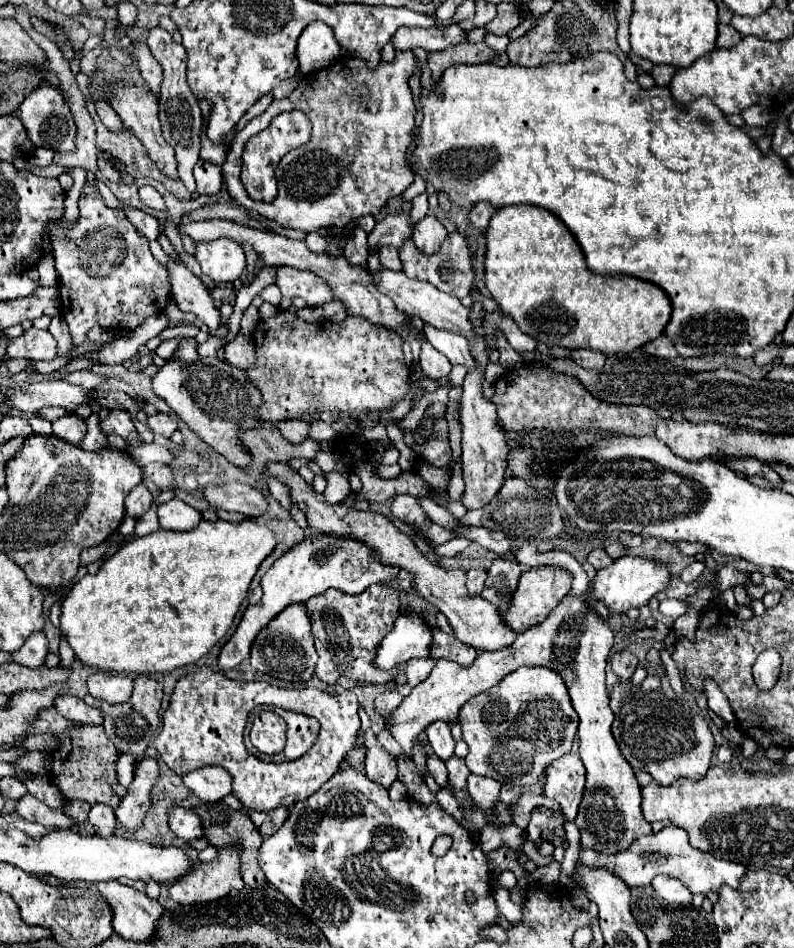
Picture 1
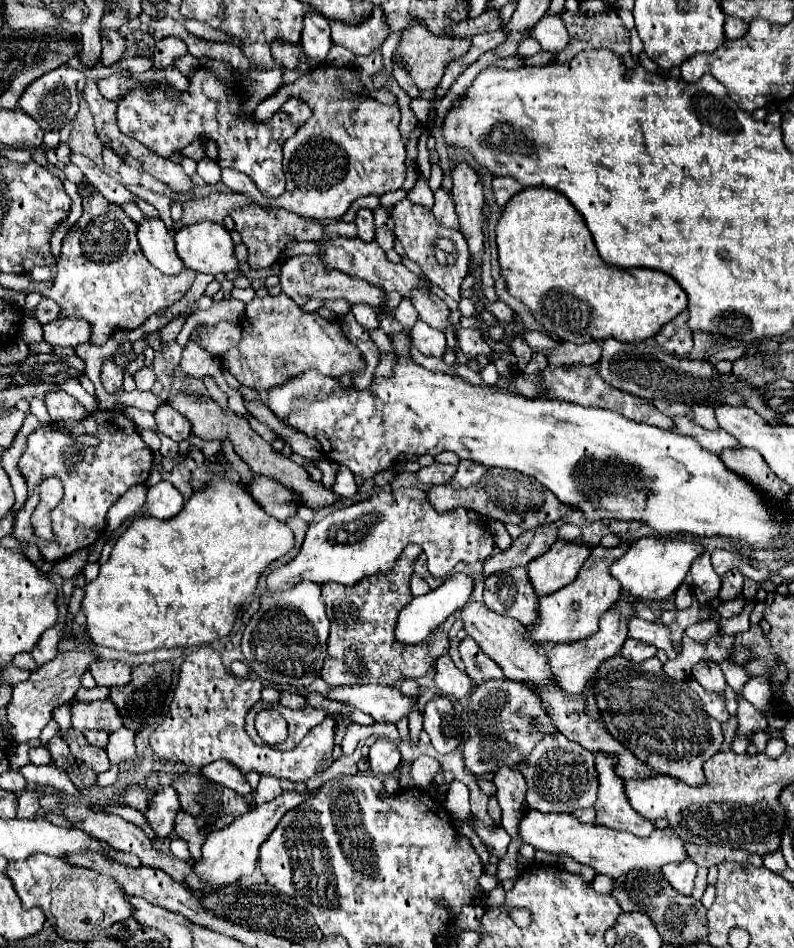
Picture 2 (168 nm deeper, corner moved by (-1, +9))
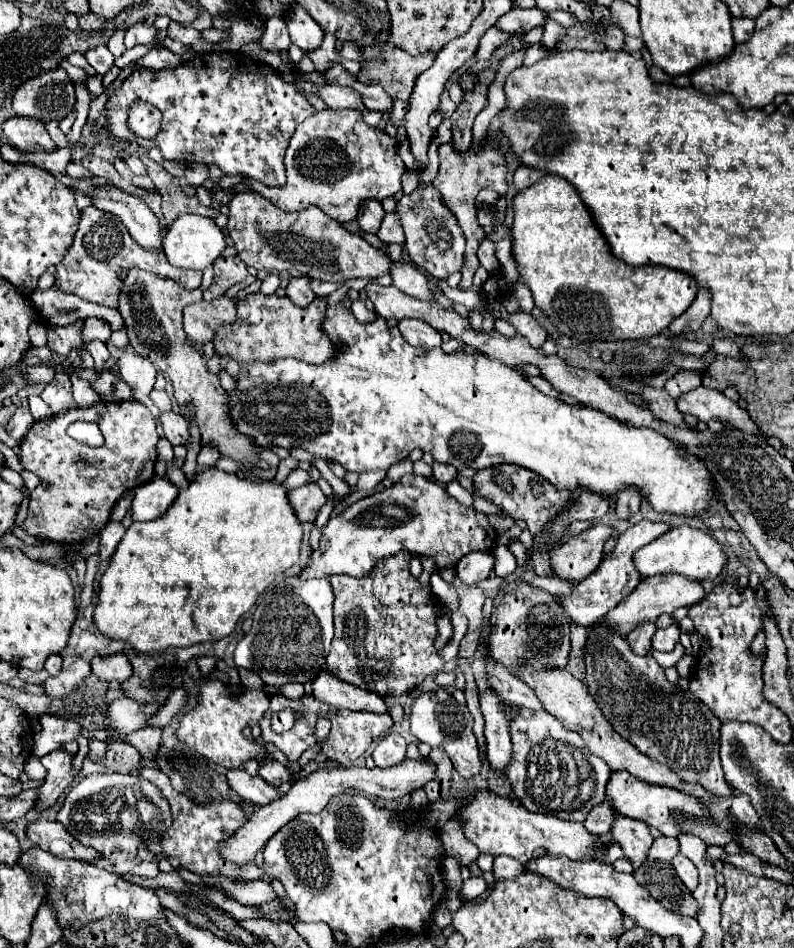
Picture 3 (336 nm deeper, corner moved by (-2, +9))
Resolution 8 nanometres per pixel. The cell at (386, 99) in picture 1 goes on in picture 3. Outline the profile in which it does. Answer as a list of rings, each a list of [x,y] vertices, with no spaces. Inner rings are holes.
[[[321,110],[307,118],[293,134],[287,154],[285,154],[285,168],[287,168],[287,184],[281,188],[269,188],[259,182],[251,182],[251,188],[259,192],[263,198],[273,202],[277,208],[285,212],[299,212],[309,206],[321,208],[325,214],[329,214],[333,220],[345,224],[355,220],[359,204],[375,198],[383,200],[387,196],[393,196],[397,190],[401,190],[401,176],[405,172],[403,160],[395,152],[397,138],[387,136],[379,128],[369,128],[363,122],[363,116],[359,110]]]

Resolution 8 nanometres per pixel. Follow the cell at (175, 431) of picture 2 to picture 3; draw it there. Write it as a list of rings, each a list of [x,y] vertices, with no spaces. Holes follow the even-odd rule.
[[[165,412],[159,416],[161,420],[161,426],[165,430],[165,438],[173,444],[173,446],[179,446],[179,444],[185,444],[189,440],[189,426],[185,422],[185,418],[181,418],[181,414],[175,414],[175,412]]]

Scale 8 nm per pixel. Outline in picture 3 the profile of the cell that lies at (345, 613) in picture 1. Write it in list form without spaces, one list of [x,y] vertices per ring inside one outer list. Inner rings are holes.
[[[401,550],[393,556],[377,562],[369,576],[353,580],[349,576],[331,576],[335,592],[335,638],[331,642],[331,652],[327,656],[327,668],[353,686],[377,692],[379,696],[401,696],[417,688],[425,676],[439,672],[445,660],[435,648],[437,618],[441,616],[441,604],[433,598],[431,590],[421,588],[417,578],[409,572],[409,560],[413,556]]]

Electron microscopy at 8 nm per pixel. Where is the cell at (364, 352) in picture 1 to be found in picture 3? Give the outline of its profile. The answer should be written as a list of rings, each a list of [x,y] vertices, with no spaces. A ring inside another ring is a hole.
[[[261,292],[249,294],[247,298],[239,300],[237,320],[231,326],[219,326],[213,338],[215,352],[223,358],[229,356],[243,362],[273,362],[279,358],[297,358],[309,364],[321,364],[335,356],[333,342],[321,334],[321,320],[325,318],[325,298],[317,298],[307,308],[297,308],[287,296],[279,298],[277,294],[265,296]]]

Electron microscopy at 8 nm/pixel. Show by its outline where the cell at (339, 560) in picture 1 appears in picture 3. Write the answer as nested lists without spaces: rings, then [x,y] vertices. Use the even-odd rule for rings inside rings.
[[[407,474],[401,478],[403,482],[397,482],[391,488],[385,488],[381,492],[375,492],[367,498],[361,498],[359,502],[351,504],[345,512],[331,518],[329,524],[323,528],[321,548],[311,552],[307,568],[301,572],[301,578],[325,578],[333,574],[347,574],[353,578],[363,578],[373,570],[377,560],[391,556],[399,550],[409,550],[411,554],[419,556],[431,556],[437,562],[437,568],[455,566],[465,554],[473,550],[491,550],[495,544],[495,528],[489,524],[487,516],[477,512],[471,506],[459,504],[455,498],[451,498],[443,484],[437,484],[429,478]]]

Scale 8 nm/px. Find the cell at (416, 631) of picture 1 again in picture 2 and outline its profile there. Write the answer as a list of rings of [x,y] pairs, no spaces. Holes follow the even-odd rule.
[[[454,574],[450,580],[446,580],[442,586],[438,586],[436,590],[430,590],[428,594],[422,596],[412,596],[412,600],[408,602],[408,606],[404,606],[404,610],[400,610],[398,614],[398,622],[396,622],[396,640],[400,640],[400,644],[420,644],[426,642],[428,636],[454,612],[458,612],[468,600],[470,594],[474,590],[474,582],[470,576],[466,574]]]

